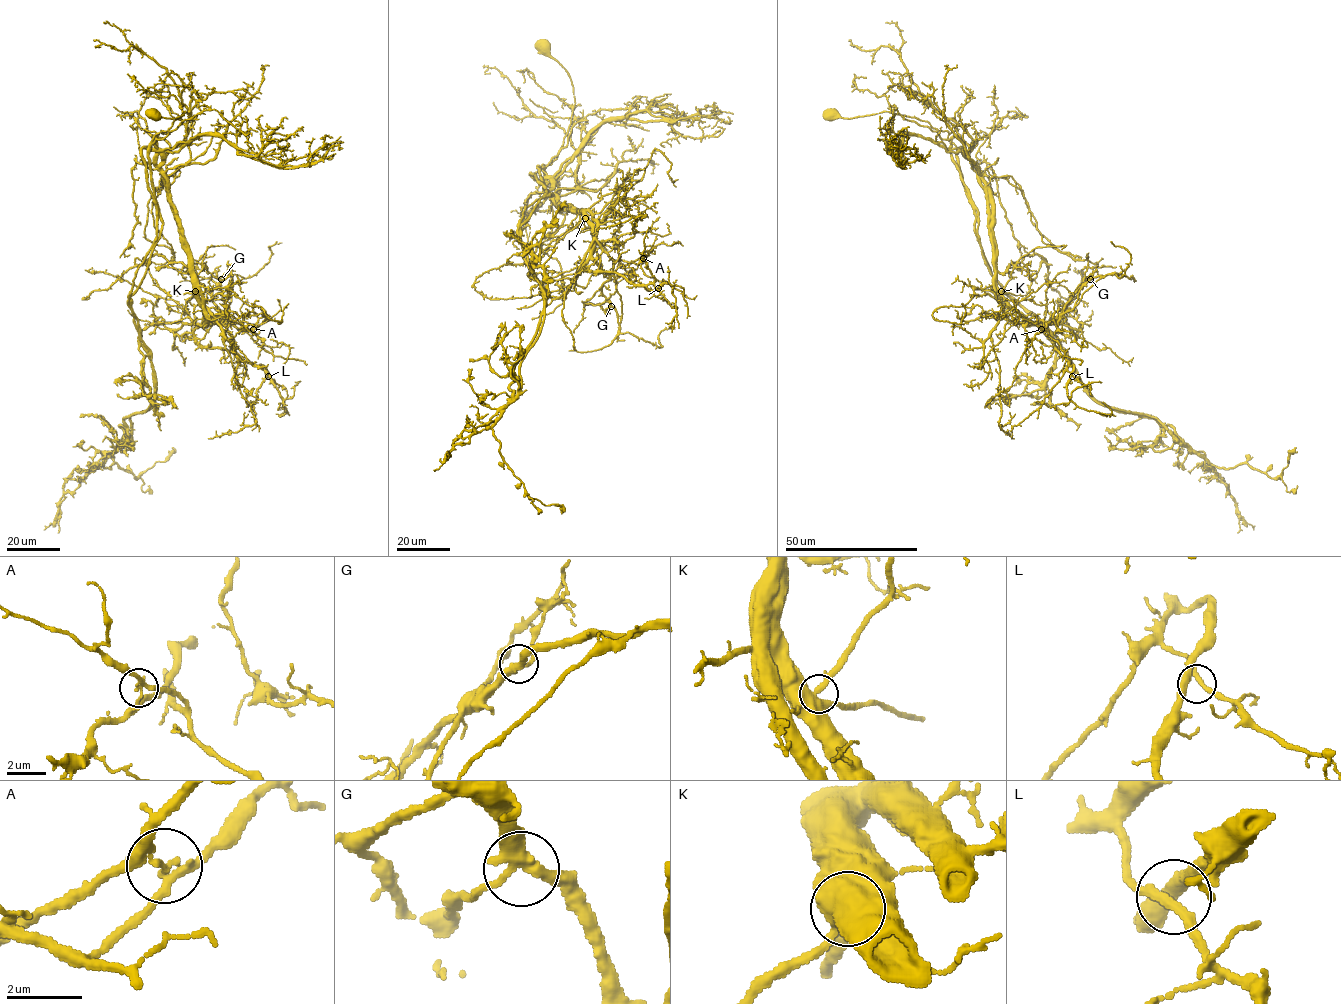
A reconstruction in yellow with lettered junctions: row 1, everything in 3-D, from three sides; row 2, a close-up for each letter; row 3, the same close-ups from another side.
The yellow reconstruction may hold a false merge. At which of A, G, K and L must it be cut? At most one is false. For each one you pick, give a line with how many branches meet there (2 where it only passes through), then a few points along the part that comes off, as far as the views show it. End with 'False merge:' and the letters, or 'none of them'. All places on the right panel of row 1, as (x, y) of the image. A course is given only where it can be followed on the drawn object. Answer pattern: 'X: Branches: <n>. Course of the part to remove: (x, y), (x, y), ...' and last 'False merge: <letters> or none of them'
A: Branches: 3. Course of the part to remove: (1041, 329), (1005, 315), (986, 190), (961, 148), (992, 276), (1094, 400), (1203, 451), (1253, 529)
False merge: A

